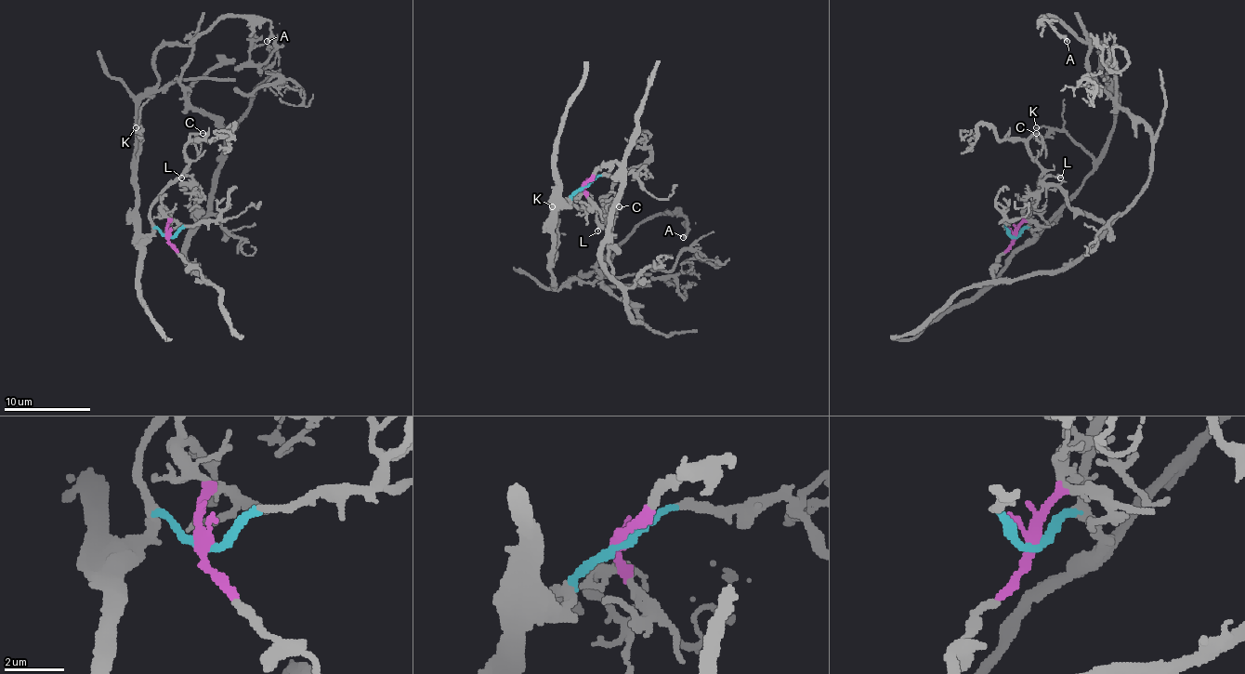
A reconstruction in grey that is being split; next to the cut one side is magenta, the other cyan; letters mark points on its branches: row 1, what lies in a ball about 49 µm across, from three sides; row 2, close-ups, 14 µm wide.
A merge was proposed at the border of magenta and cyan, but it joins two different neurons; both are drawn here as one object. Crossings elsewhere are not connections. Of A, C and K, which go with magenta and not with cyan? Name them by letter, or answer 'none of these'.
none of these

